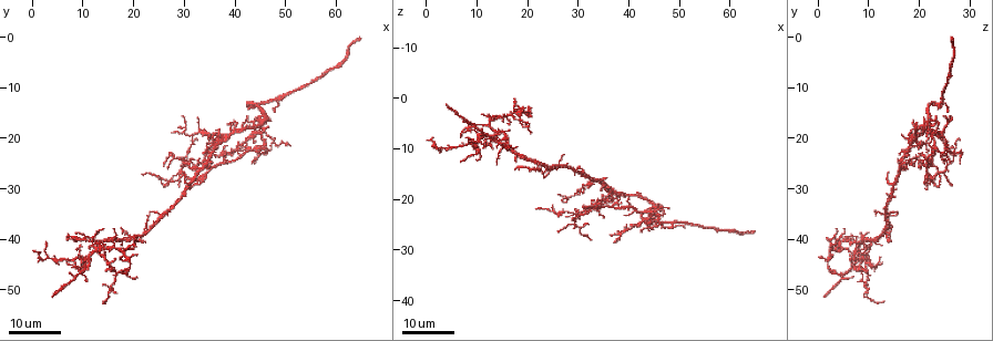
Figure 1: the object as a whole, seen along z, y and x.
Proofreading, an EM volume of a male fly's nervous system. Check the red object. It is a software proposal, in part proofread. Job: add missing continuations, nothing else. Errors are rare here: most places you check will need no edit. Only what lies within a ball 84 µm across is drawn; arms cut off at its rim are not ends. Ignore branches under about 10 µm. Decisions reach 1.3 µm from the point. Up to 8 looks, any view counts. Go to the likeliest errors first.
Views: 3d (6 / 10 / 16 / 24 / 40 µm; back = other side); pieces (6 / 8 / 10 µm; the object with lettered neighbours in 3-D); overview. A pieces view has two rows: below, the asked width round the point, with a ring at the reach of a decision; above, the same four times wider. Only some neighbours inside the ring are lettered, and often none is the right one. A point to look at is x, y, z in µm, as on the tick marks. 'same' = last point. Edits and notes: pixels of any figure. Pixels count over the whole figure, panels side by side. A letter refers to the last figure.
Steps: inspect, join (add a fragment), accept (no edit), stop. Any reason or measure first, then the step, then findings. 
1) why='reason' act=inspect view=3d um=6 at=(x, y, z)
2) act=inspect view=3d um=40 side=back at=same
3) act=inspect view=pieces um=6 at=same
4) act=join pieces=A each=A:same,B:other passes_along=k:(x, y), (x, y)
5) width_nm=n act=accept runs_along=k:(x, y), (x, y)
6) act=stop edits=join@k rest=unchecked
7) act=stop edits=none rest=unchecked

why='branch stops here' act=inspect view=3d um=16 at=(7.0, 39.5, 7.0)

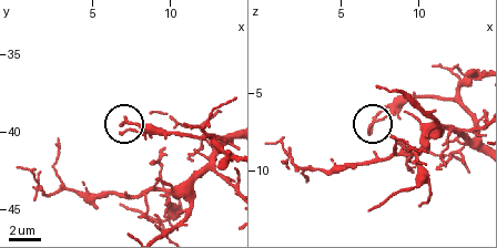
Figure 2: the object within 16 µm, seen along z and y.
act=inspect view=pieces um=8 at=same

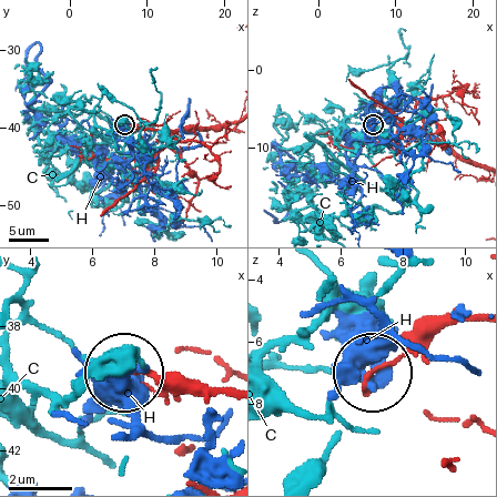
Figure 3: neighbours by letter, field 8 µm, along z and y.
act=accept each=C:other,H:other found='no lettered fragment goes on from it'

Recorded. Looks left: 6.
why='tapers out' act=inspect view=3d um=16 at=(48.0, 15.0, 25.5)

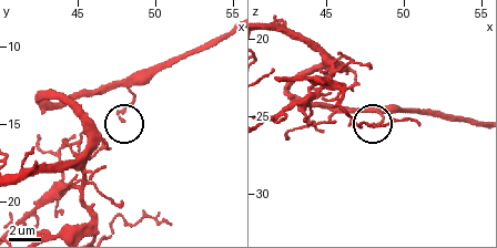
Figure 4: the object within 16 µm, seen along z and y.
act=inspect view=3d um=6 at=same

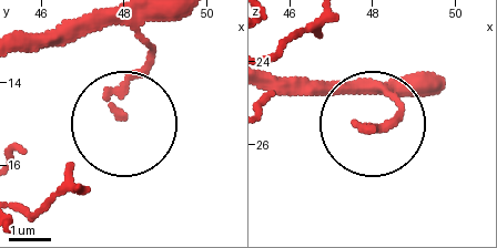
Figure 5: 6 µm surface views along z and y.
act=inspect view=pieces um=10 at=(47.85, 14.75, 25.65)

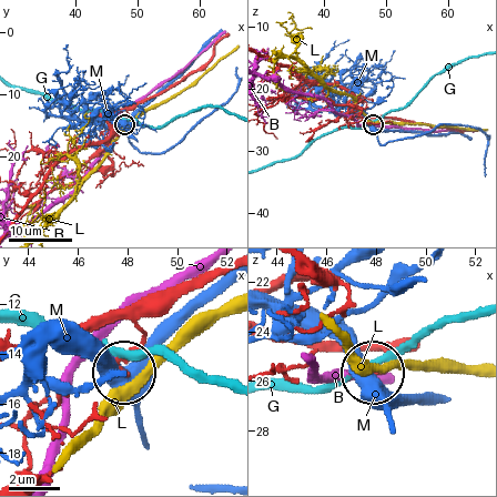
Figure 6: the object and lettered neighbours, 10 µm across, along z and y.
width_nm=180 act=accept each=B:other,G:other,L:other,M:other found='no lettered fragment goes on from it'

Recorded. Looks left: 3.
why='tapers out' act=inspect view=3d um=16 at=(47.0, 18.0, 21.5)

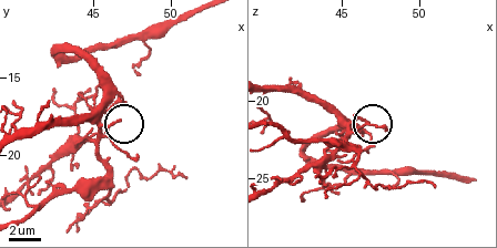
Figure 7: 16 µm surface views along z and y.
why='see the neighbours' act=inspect view=pieces um=10 at=(46.6, 17.8, 21.2)

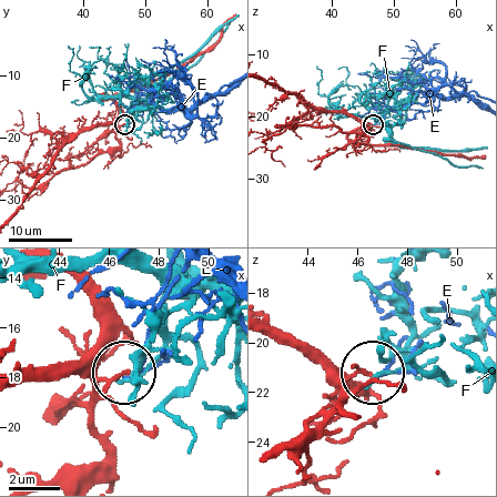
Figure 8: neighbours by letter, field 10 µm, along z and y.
act=accept each=E:other,F:other runs_along=8:(50, 166), (54, 154), (81, 132), (122, 124) found='no lettered fragment goes on from it'

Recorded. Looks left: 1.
act=stop edits=none rest=unchecked

